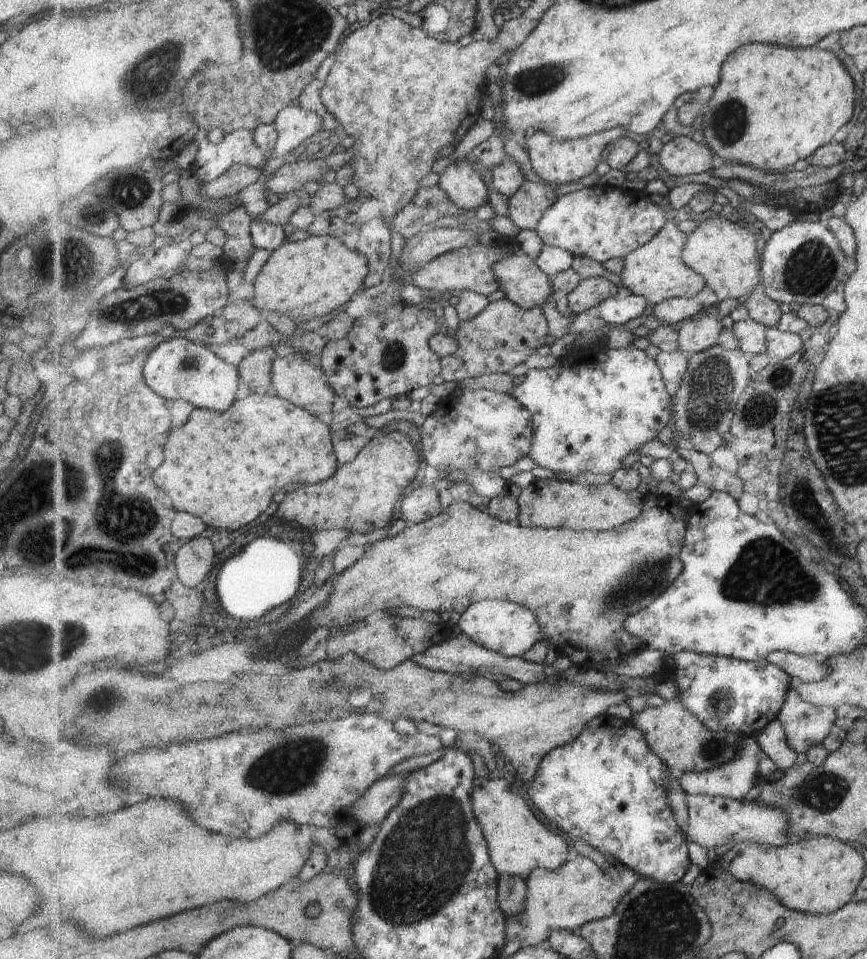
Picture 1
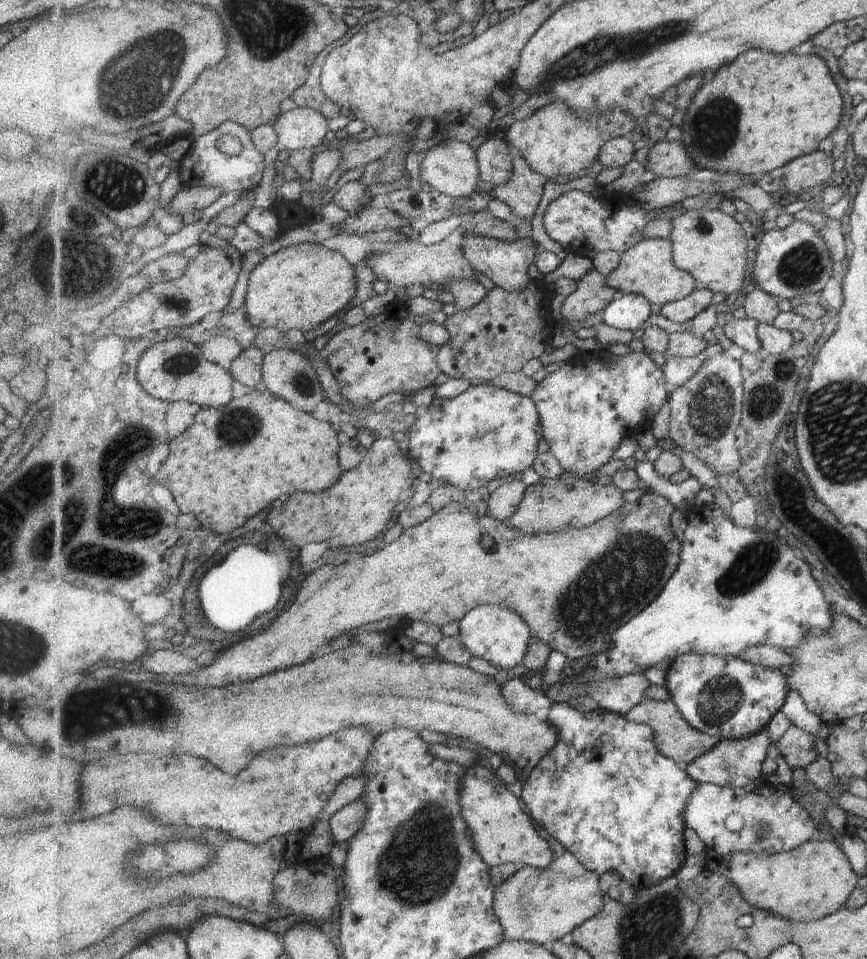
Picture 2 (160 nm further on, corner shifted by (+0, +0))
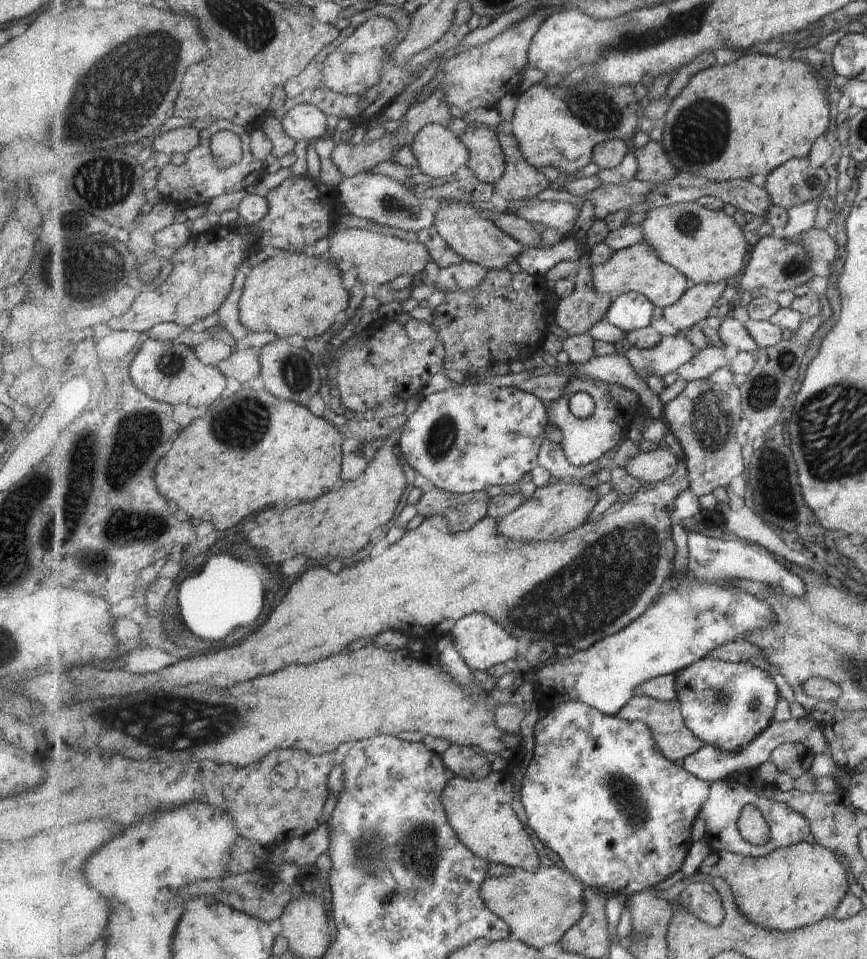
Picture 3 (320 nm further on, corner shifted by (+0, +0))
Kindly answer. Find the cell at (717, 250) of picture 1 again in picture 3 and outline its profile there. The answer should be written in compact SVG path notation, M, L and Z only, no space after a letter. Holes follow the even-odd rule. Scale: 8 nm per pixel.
M687 201L656 209L645 209L645 213L646 217L639 224L642 227L643 240L649 243L666 263L671 263L677 270L686 274L686 277L692 280L695 285L732 282L731 278L739 275L739 272L743 270L745 254L747 254L747 240L732 215L705 208L699 204L699 201Z

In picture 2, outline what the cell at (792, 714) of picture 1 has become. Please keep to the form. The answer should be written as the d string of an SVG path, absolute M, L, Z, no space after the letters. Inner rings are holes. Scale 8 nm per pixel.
M794 726L776 742L776 747L793 769L799 767L806 769L819 757L813 738Z

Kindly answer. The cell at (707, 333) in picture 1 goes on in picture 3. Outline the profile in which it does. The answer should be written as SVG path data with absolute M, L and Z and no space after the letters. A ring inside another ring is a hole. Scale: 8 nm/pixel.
M683 336L665 337L652 349L631 347L625 355L635 372L648 380L651 375L659 377L671 372L678 372L684 364L691 362L698 353L698 348Z

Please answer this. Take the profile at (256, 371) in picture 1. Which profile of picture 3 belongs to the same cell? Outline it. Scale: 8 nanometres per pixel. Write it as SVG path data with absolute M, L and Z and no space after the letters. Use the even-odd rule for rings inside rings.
M236 348L232 355L222 360L217 368L226 375L227 388L223 394L227 397L245 387L249 380L259 378L262 373L260 352L255 349Z

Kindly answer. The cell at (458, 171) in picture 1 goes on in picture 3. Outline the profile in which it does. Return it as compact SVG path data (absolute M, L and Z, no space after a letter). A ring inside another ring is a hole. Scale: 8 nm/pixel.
M439 123L425 125L419 130L410 148L420 172L433 178L453 180L453 174L471 161L470 150L463 141Z

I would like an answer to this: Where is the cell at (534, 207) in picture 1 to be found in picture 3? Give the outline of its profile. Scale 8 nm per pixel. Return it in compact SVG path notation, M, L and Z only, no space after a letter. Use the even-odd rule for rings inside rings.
M497 129L497 134L506 155L506 173L495 184L499 202L504 204L530 199L549 188L547 176L527 162L516 136L505 134L500 129Z

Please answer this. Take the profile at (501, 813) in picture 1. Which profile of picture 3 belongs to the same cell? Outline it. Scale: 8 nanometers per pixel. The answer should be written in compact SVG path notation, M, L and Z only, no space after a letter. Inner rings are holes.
M493 771L487 778L478 781L455 776L442 794L450 825L476 855L488 863L504 864L514 869L519 866L530 873L536 873L541 868L541 862L529 832L517 819L511 806L513 800L515 786L510 773L506 771Z

